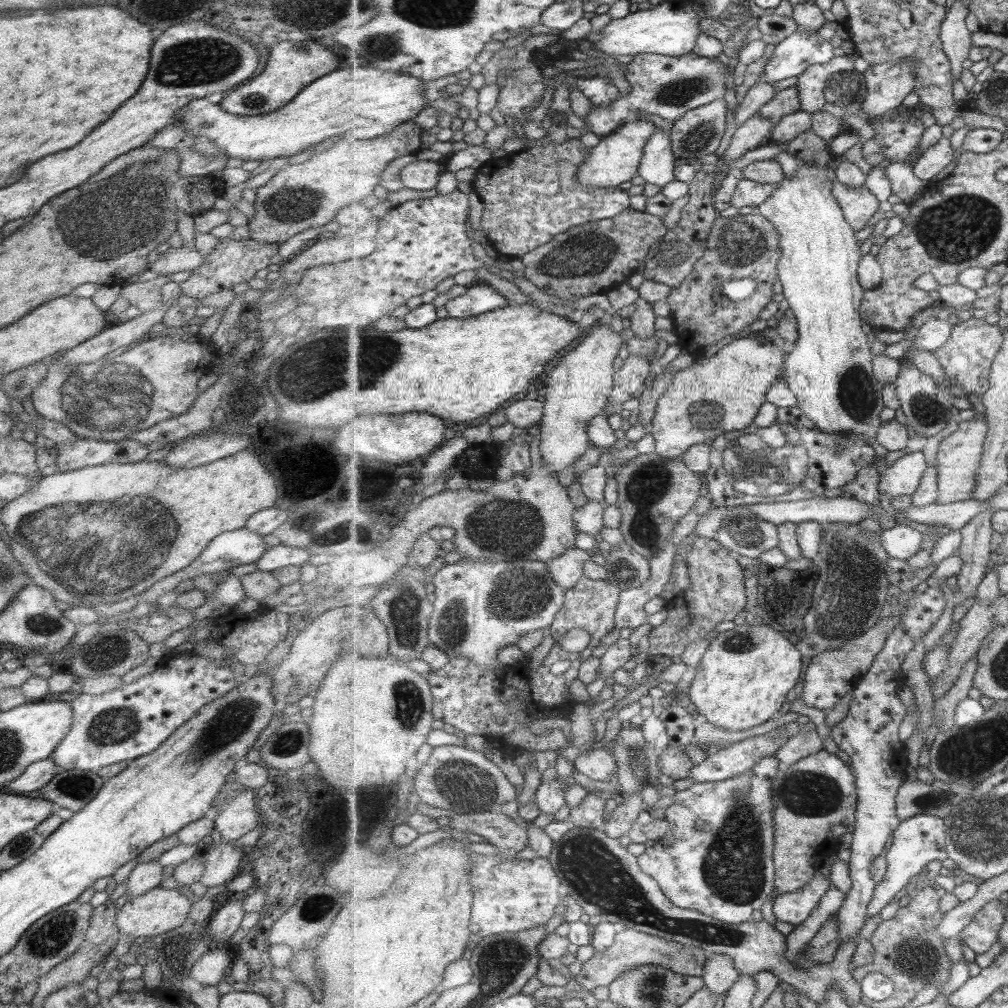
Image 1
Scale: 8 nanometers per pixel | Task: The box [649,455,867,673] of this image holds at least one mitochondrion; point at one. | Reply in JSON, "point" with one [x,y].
{"point":[746,532]}

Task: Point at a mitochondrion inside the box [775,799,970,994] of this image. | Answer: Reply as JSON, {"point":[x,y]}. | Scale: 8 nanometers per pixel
{"point":[918,957]}

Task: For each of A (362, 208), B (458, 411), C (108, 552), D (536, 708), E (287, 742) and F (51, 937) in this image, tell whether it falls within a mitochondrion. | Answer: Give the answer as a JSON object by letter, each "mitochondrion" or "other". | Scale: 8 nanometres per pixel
{"A":"other","B":"other","C":"mitochondrion","D":"other","E":"mitochondrion","F":"mitochondrion"}

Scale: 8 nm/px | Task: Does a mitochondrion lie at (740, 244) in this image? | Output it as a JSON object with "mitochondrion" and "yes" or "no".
{"mitochondrion":"yes"}

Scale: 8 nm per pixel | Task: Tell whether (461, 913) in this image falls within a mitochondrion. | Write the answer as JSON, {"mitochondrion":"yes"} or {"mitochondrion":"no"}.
{"mitochondrion":"no"}

